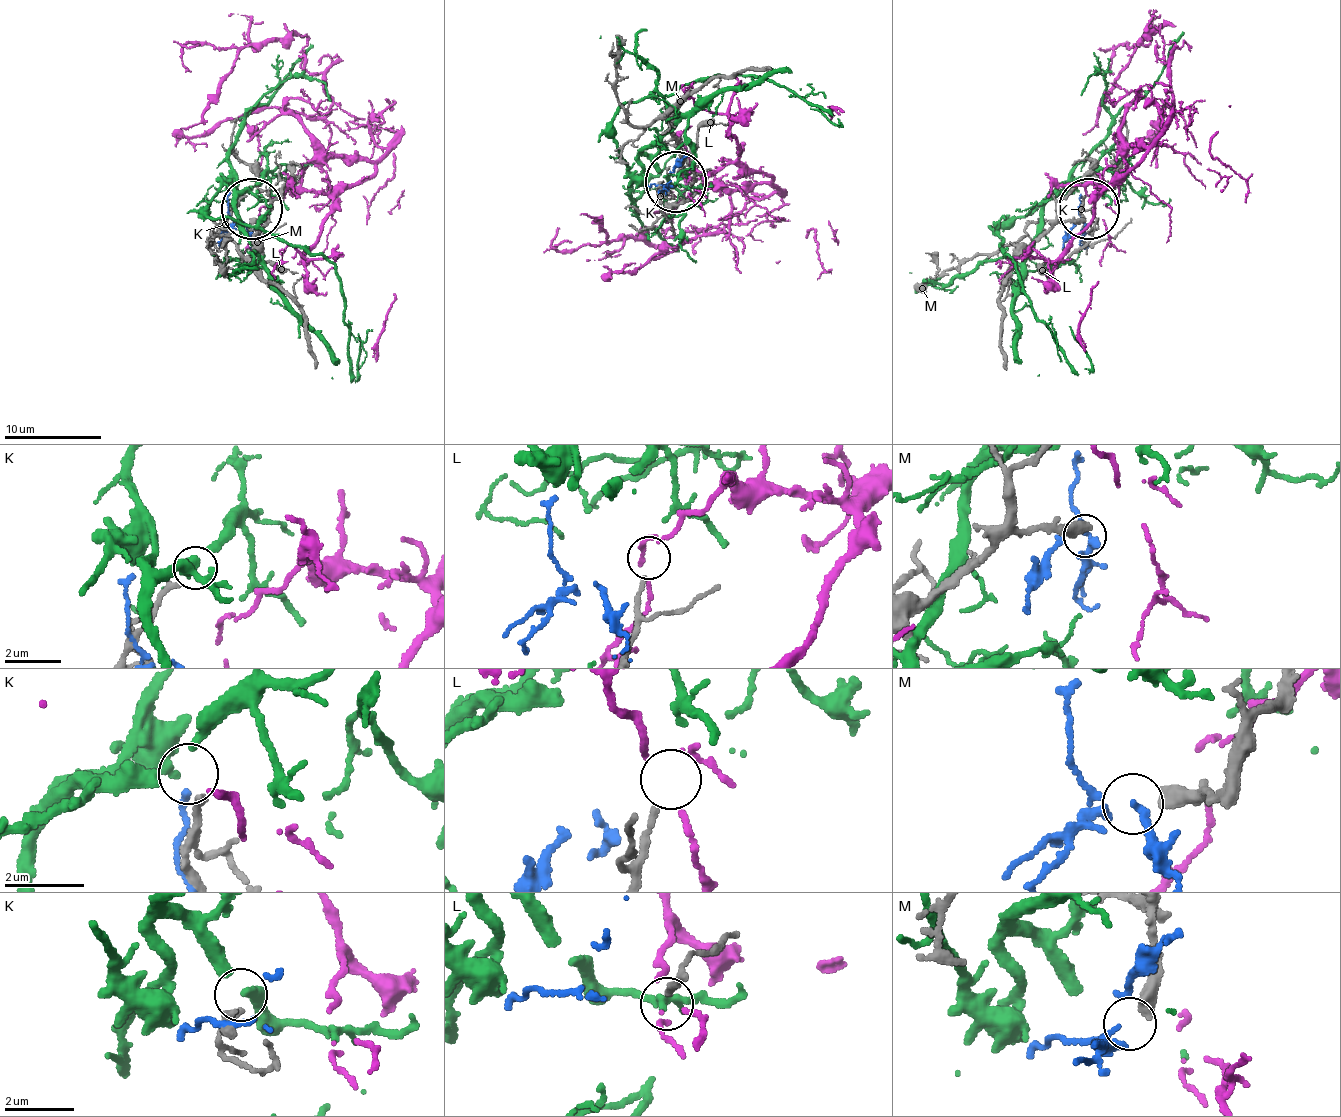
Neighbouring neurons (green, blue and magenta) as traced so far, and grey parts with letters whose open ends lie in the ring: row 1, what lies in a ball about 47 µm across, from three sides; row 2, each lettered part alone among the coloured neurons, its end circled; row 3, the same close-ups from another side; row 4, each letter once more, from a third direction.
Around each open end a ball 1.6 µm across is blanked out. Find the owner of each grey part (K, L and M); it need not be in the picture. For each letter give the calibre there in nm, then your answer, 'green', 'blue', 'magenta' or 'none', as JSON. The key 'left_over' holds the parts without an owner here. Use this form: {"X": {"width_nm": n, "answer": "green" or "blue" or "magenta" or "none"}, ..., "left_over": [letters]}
{"K": {"width_nm": 190, "answer": "green"}, "L": {"width_nm": 140, "answer": "none"}, "M": {"width_nm": 440, "answer": "blue"}, "left_over": ["L"]}

